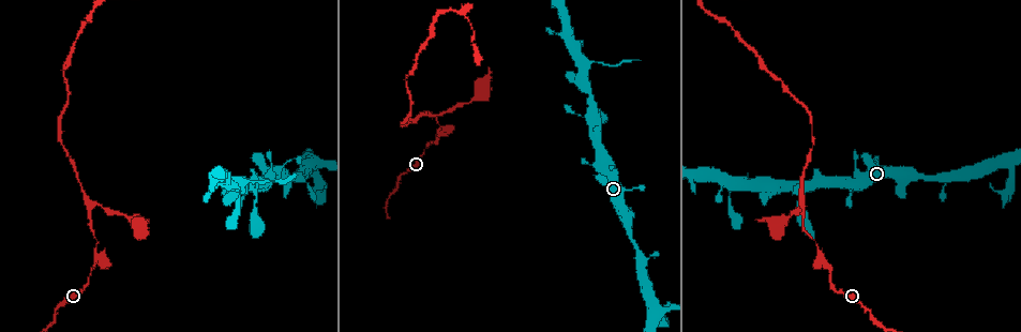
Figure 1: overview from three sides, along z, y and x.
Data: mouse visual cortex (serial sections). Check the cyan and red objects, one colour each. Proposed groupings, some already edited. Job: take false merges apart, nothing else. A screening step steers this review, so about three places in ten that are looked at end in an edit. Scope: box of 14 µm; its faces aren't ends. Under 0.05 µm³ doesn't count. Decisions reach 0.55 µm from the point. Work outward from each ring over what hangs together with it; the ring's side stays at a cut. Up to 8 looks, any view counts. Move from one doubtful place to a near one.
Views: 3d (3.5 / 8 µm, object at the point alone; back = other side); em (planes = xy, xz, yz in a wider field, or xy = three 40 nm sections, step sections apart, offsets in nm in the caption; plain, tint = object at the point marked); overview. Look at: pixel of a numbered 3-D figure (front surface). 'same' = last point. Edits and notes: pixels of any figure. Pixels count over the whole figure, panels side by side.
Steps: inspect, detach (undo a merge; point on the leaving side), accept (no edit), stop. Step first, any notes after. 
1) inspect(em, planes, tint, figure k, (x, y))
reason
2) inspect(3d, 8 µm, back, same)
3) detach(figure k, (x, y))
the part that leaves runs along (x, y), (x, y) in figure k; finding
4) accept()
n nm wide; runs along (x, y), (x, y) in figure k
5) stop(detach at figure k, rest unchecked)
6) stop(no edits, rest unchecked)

inspect(3d, 3.5 µm, back, figure 1, (592, 119))
thin arm on a thick one

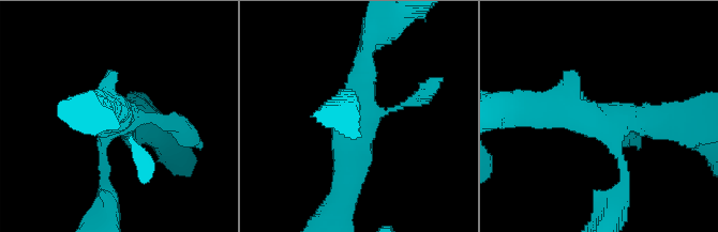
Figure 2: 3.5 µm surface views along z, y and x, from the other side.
inspect(em, xy, step 2, tint, figure 2, (604, 118))
need the tissue

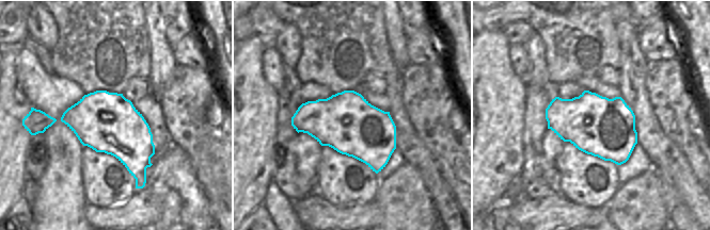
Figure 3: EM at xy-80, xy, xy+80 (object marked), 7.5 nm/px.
accept()
runs along (345, 182), (369, 43) in figure 2; all the same cell

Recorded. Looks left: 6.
inspect(3d, 3.5 µm, figure 1, (441, 134))
sharp bend

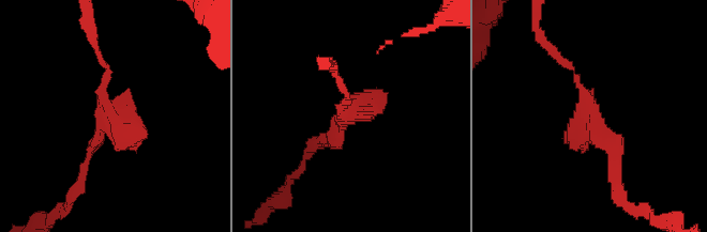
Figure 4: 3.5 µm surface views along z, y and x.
inspect(em, xy, step 5, tint, figure 4, (348, 116))

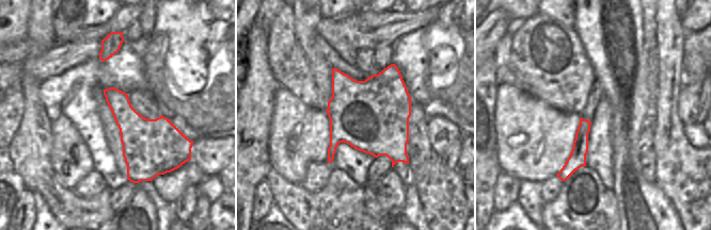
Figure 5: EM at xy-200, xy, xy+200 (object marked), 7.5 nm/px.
detach(figure 4, (138, 142))
a second cell is stuck on

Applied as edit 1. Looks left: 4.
inspect(3d, 3.5 µm, figure 1, (88, 206))

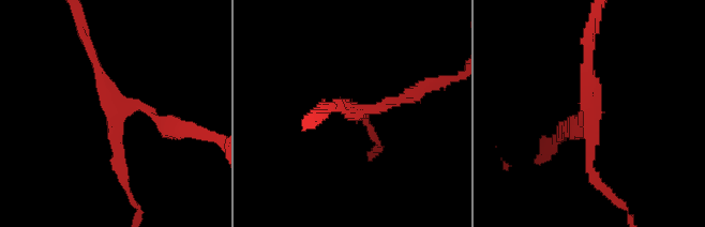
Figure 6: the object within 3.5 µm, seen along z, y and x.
inspect(em, planes, tint, figure 6, (114, 113))

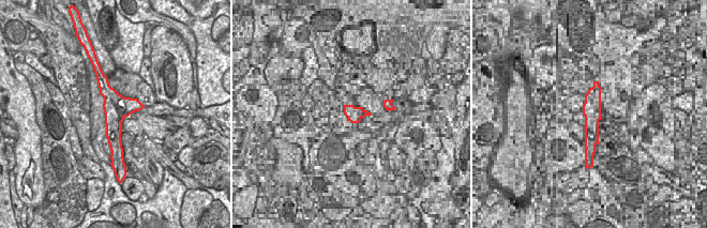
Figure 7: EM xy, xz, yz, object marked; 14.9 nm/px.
inspect(em, xy, step 3, tint, same)
cut it another way

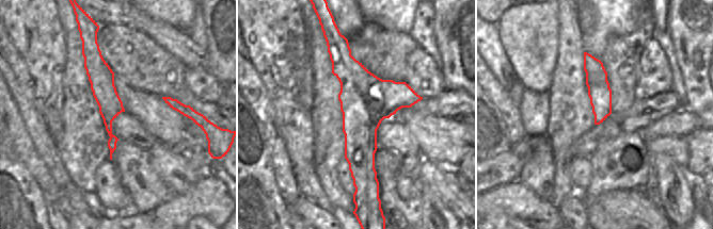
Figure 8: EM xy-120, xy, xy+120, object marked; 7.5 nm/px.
accept()
arms of 150, 150, 150 nm; runs along (343, 43), (361, 91), (365, 182) in figure 8; continuous, no second cell

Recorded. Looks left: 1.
stop(detach at figure 4, rest unchecked)

